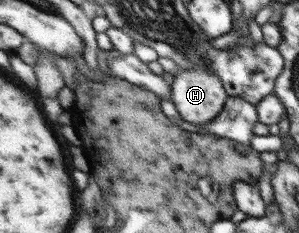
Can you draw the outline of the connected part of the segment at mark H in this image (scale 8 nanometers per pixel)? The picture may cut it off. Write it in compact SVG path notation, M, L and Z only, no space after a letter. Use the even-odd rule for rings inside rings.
M206 67L179 72L170 85L170 100L178 116L198 127L210 123L227 99L220 79Z

